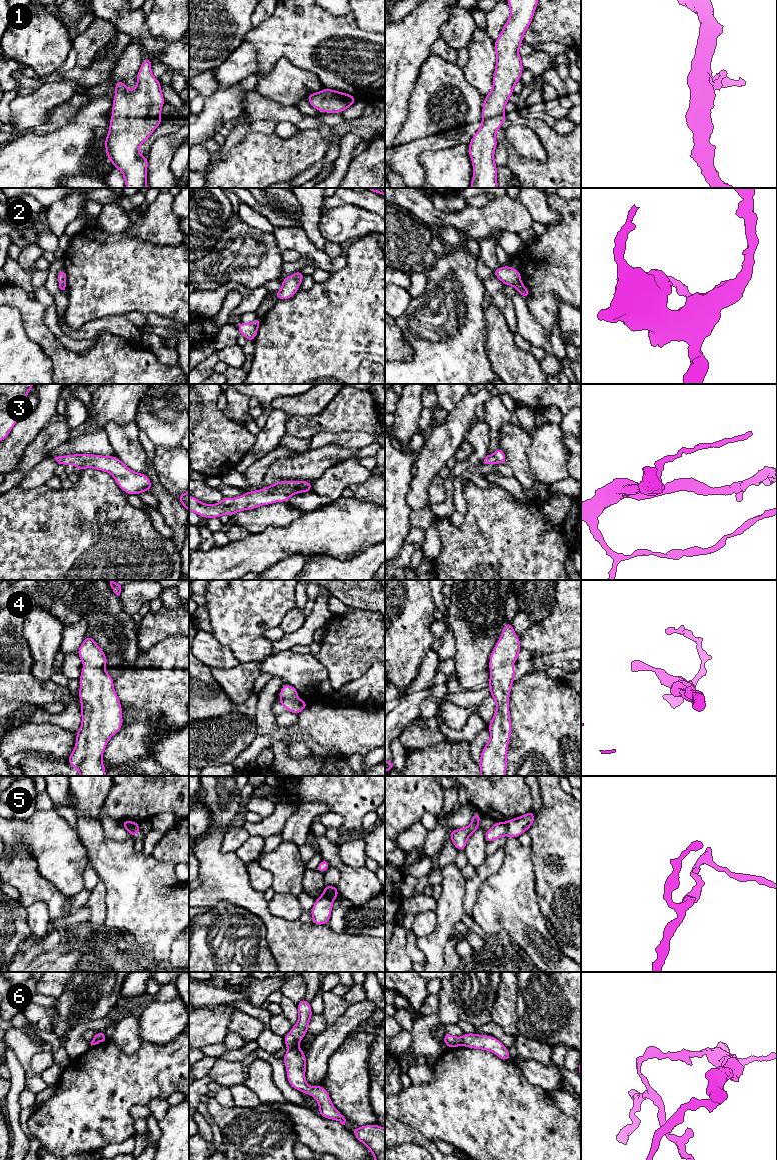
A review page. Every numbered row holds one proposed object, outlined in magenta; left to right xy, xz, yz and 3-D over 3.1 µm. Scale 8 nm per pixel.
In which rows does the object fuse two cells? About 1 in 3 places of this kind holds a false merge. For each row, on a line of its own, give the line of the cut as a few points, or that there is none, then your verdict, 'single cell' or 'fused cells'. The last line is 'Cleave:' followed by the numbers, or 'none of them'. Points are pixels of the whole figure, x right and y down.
1: no cut; single cell
2: cut in yz along (521, 282), (514, 286); fused cells
3: no cut; single cell
4: no cut; single cell
5: cut in xy along (133, 822), (132, 832), (135, 835); fused cells
6: cut in xz along (297, 1045), (289, 1049); fused cells
Cleave: 2, 5, 6

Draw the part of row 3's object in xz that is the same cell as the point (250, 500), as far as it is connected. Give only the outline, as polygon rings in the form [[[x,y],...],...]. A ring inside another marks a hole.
[[[279,481],[236,498],[224,497],[217,504],[205,504],[189,495],[189,511],[208,519],[219,518],[275,502],[286,502],[292,495],[302,492],[312,492],[312,481]]]

